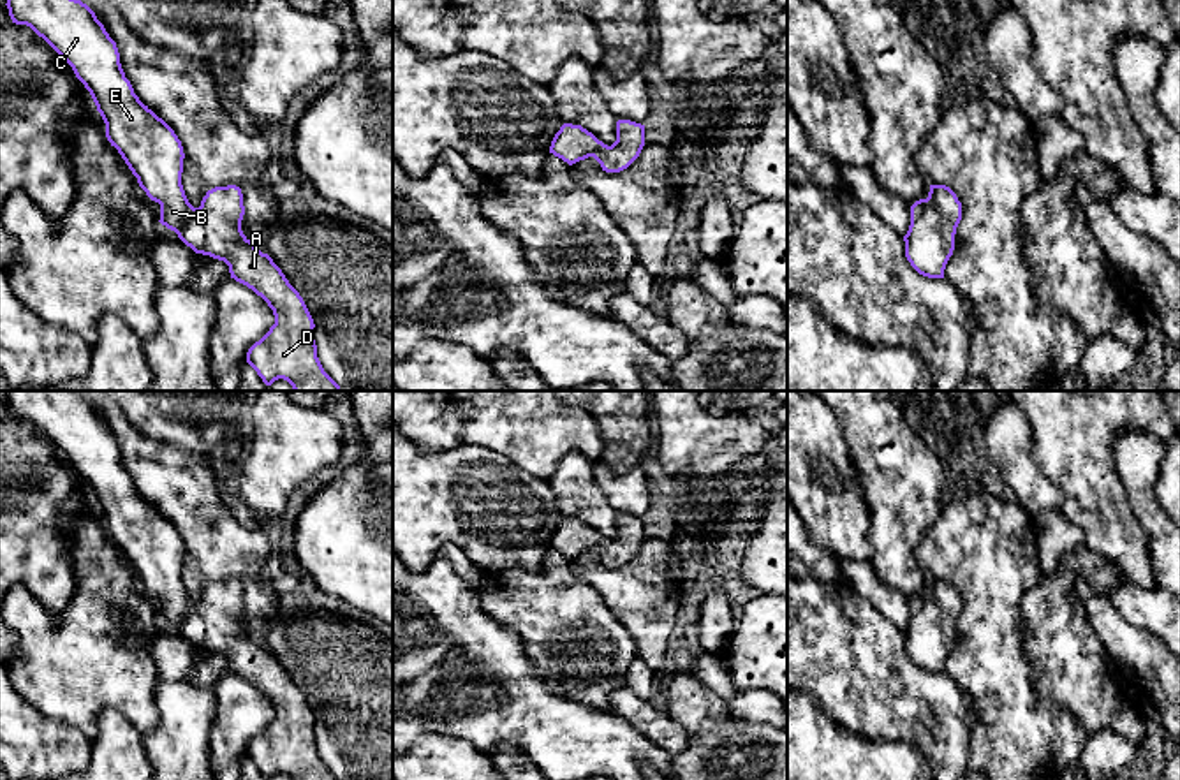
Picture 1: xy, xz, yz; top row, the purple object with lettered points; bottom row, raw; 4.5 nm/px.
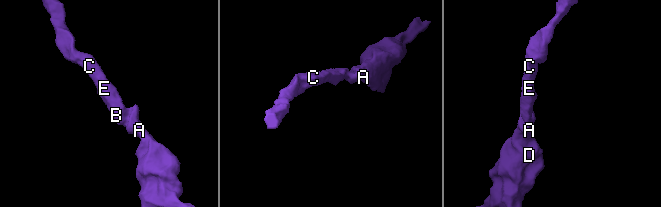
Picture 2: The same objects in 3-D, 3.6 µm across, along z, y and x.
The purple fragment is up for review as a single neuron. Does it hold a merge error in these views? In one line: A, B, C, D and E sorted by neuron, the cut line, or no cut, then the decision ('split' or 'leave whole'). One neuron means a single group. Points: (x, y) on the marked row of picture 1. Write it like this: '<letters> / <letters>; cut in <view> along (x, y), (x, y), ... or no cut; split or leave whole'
A B C D E; no cut; leave whole

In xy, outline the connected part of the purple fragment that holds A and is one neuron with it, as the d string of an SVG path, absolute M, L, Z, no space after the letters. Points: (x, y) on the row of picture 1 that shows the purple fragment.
M7 0L7 9L12 23L30 26L39 37L42 37L63 62L67 62L76 77L90 92L97 111L106 123L106 137L118 150L132 174L137 178L139 187L146 195L160 204L160 224L174 231L178 238L190 247L195 254L210 255L224 261L229 266L231 278L252 289L261 296L273 310L275 324L269 331L255 342L247 352L247 363L257 372L266 386L275 380L287 380L294 391L342 391L340 386L324 372L313 340L313 319L299 296L299 292L289 283L282 269L273 262L268 254L255 248L241 231L241 220L245 215L243 194L236 185L215 187L206 192L199 208L194 208L183 190L183 146L174 130L159 118L148 106L144 106L134 93L130 81L120 63L120 53L116 42L109 37L104 25L97 19L95 12L81 0Z

